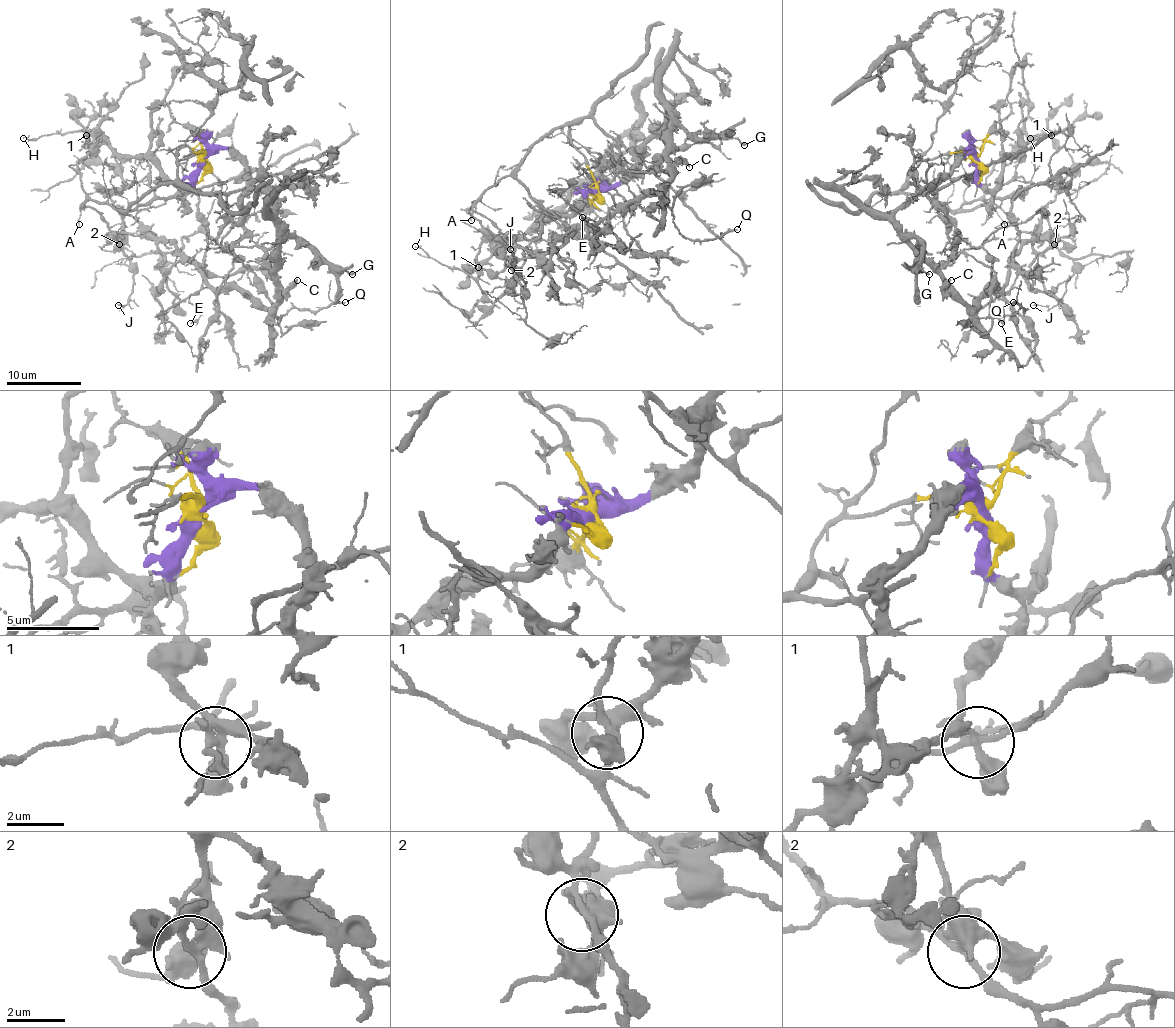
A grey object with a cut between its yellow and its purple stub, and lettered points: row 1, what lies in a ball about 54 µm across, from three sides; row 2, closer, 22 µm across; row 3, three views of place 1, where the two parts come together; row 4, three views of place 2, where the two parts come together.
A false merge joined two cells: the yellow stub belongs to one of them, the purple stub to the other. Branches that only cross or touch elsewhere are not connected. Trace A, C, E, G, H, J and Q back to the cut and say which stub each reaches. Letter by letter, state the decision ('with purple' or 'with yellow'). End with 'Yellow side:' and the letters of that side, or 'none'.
A: with yellow
C: with purple
E: with yellow
G: with purple
H: with yellow
J: with yellow
Q: with yellow
Yellow side: A, E, H, J, Q

